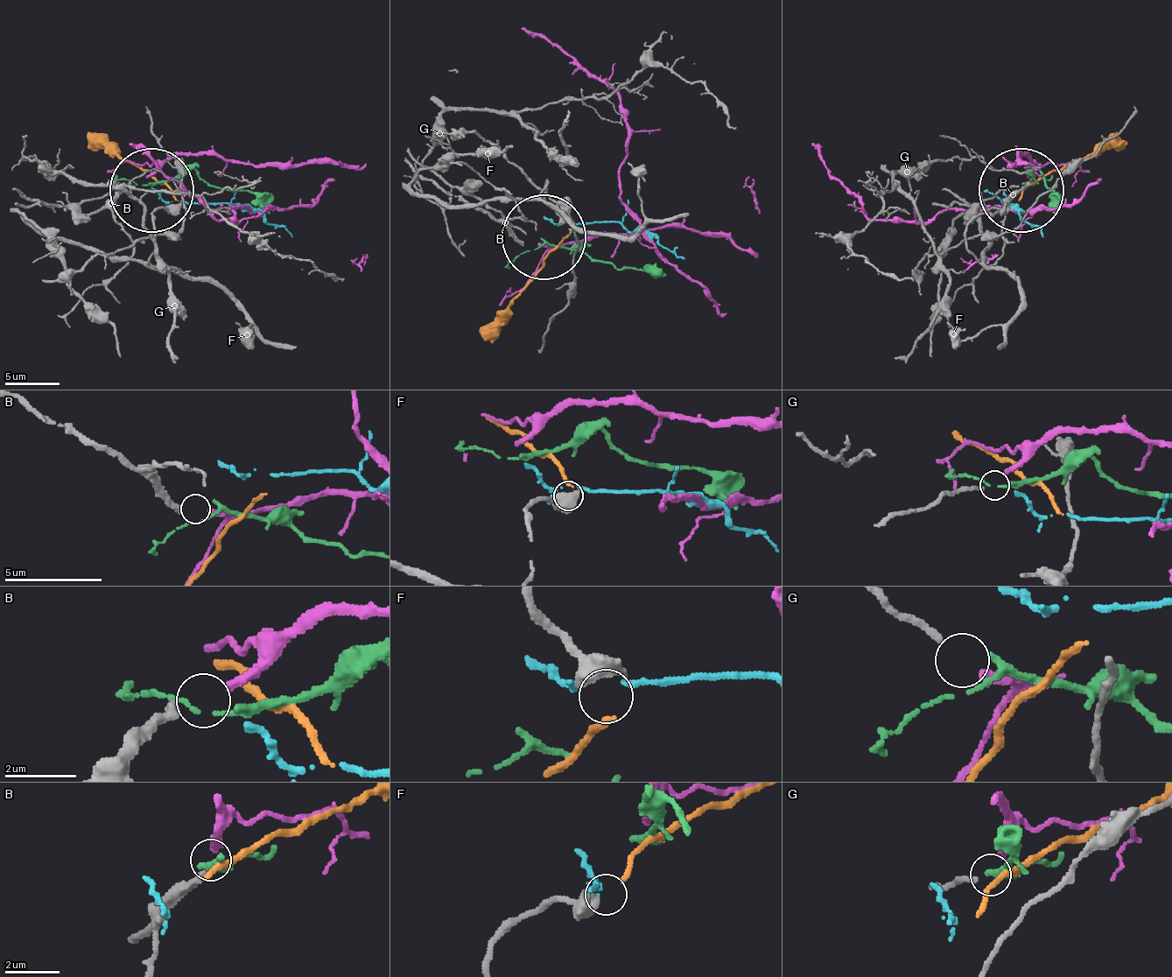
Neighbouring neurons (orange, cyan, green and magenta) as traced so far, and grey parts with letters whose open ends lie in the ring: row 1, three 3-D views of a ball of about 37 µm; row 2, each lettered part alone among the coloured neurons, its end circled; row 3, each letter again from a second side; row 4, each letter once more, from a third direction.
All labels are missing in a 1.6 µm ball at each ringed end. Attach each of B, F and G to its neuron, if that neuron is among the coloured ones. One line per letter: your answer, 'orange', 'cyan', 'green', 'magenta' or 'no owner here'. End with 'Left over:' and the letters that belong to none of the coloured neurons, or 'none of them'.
B: magenta
F: orange
G: green
Left over: none of them

